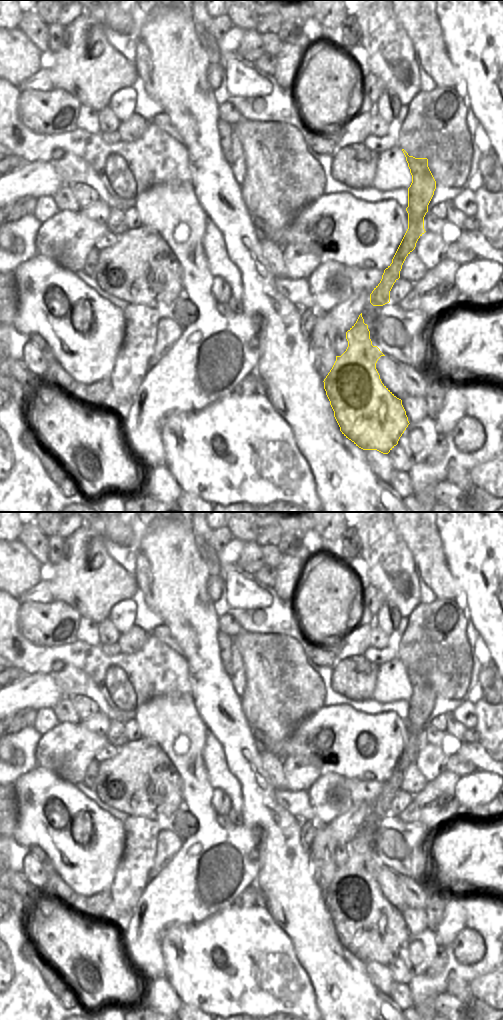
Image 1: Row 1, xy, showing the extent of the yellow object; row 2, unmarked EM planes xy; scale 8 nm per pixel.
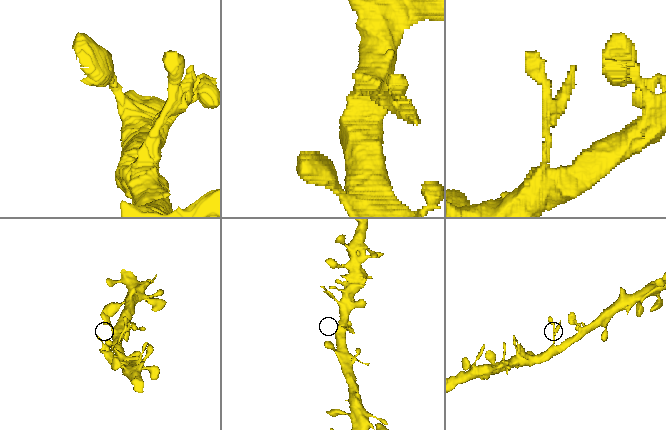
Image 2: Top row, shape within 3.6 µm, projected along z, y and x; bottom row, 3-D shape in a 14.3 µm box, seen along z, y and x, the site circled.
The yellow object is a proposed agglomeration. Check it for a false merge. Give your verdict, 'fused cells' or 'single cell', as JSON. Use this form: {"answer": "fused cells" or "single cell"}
{"answer": "single cell"}

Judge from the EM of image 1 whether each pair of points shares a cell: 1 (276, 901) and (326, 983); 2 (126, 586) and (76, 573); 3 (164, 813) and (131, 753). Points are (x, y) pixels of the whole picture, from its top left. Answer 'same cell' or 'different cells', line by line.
1: same cell
2: same cell
3: same cell

